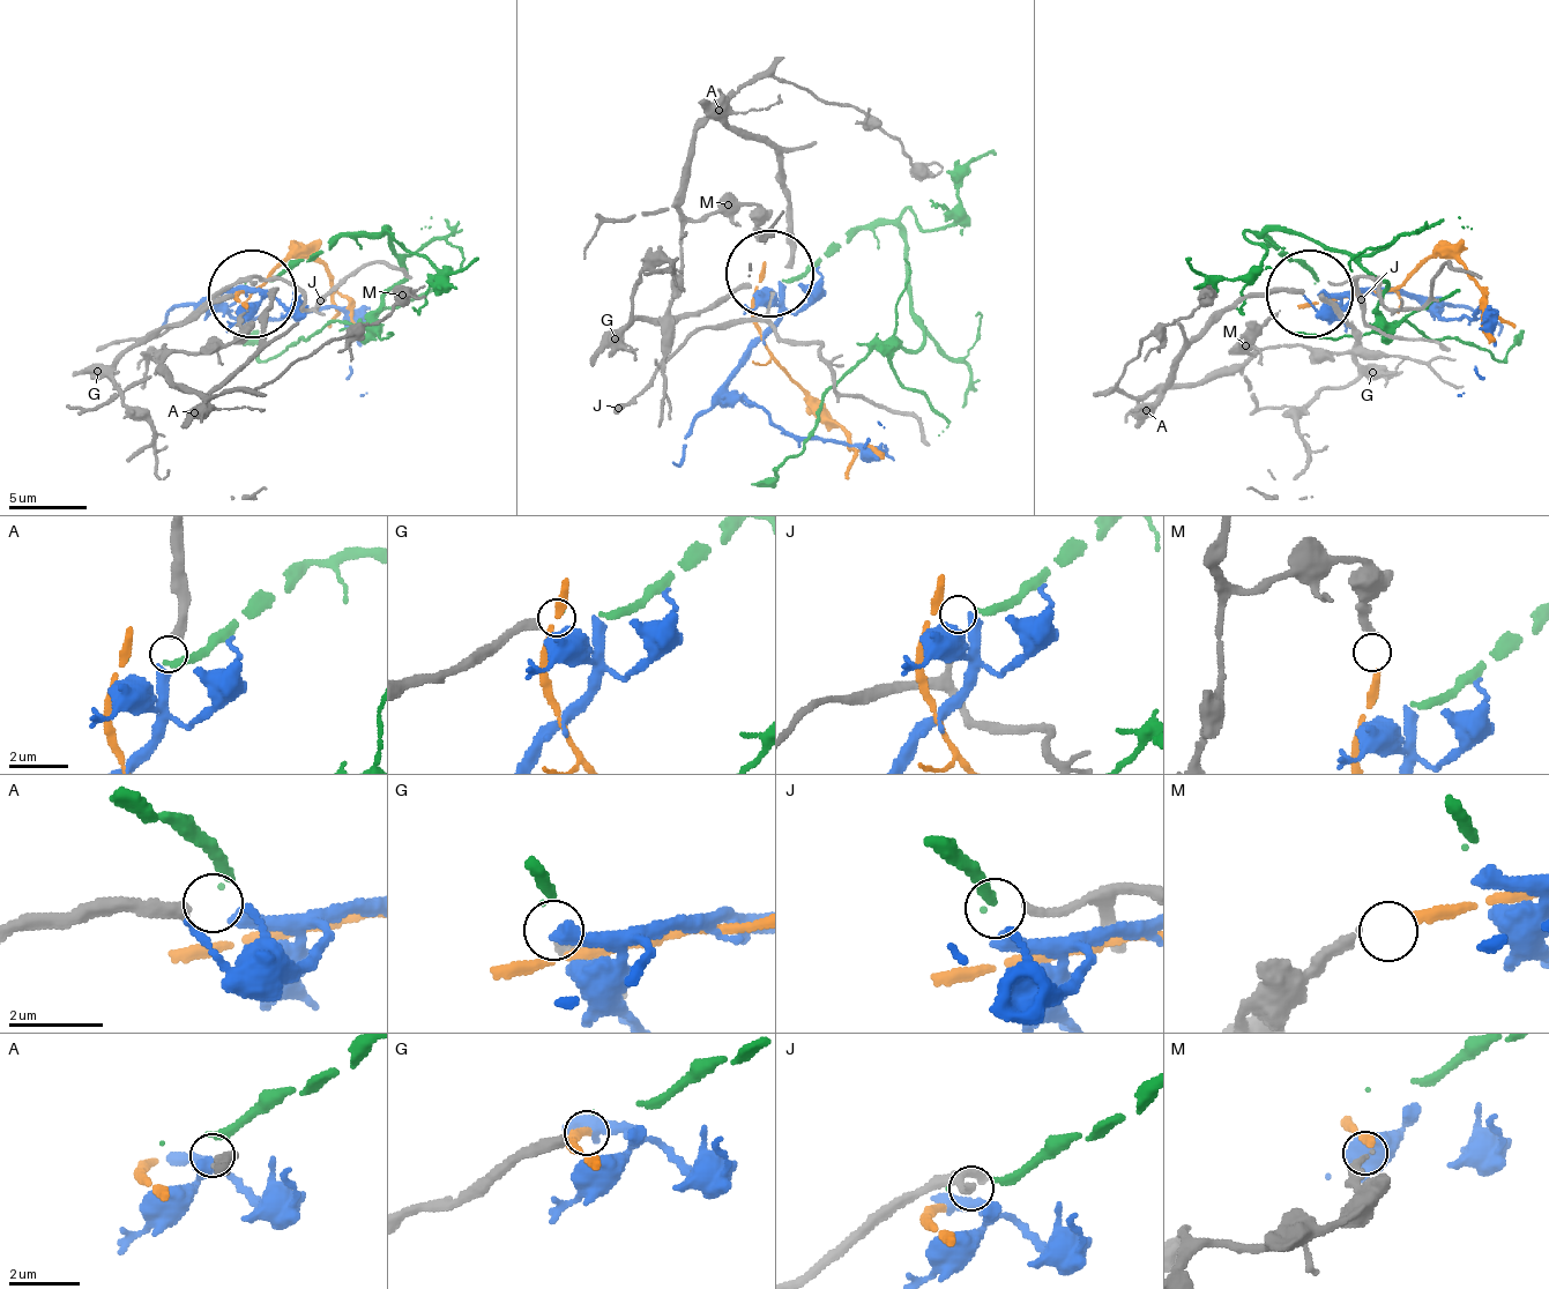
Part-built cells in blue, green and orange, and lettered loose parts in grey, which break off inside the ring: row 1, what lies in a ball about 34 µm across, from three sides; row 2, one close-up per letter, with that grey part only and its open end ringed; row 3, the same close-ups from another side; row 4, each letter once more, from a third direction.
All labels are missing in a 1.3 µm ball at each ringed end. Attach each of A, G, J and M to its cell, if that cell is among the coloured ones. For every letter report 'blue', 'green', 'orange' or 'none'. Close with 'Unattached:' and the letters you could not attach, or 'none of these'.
A: blue
G: green
J: none
M: orange
Unattached: J

